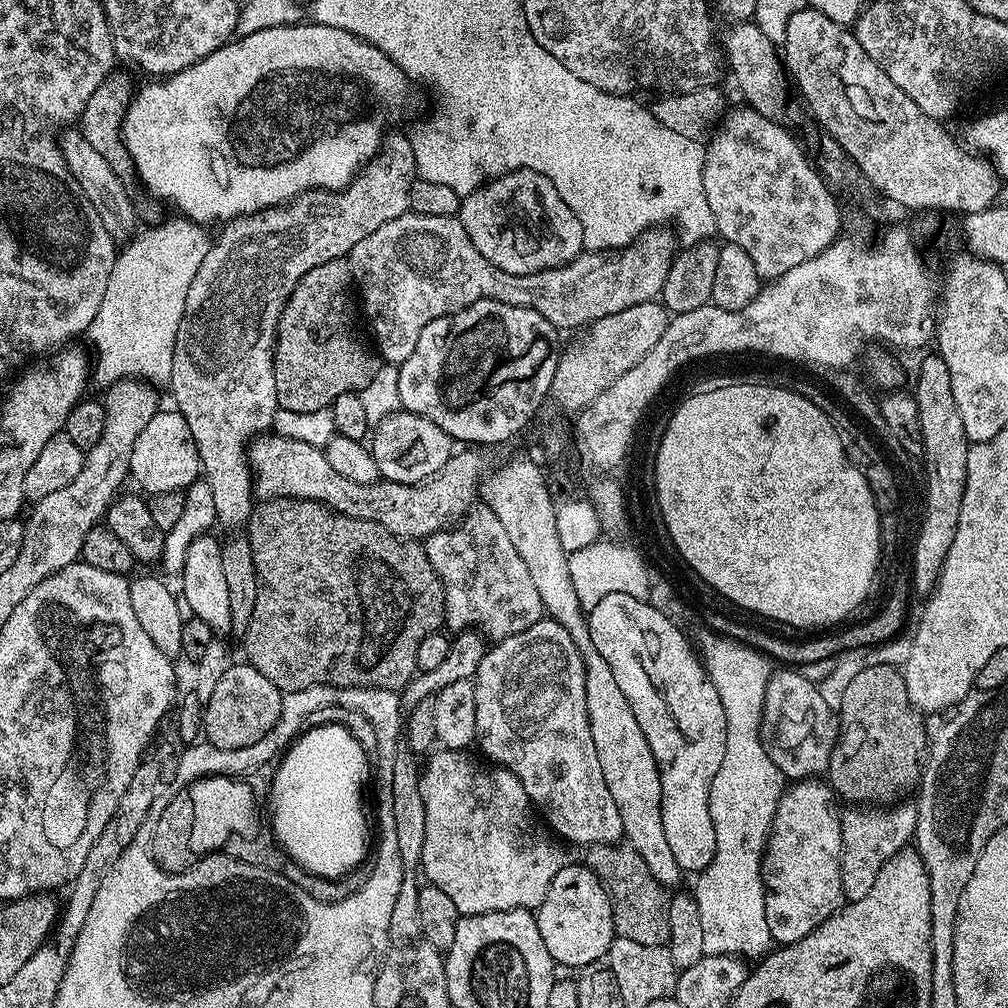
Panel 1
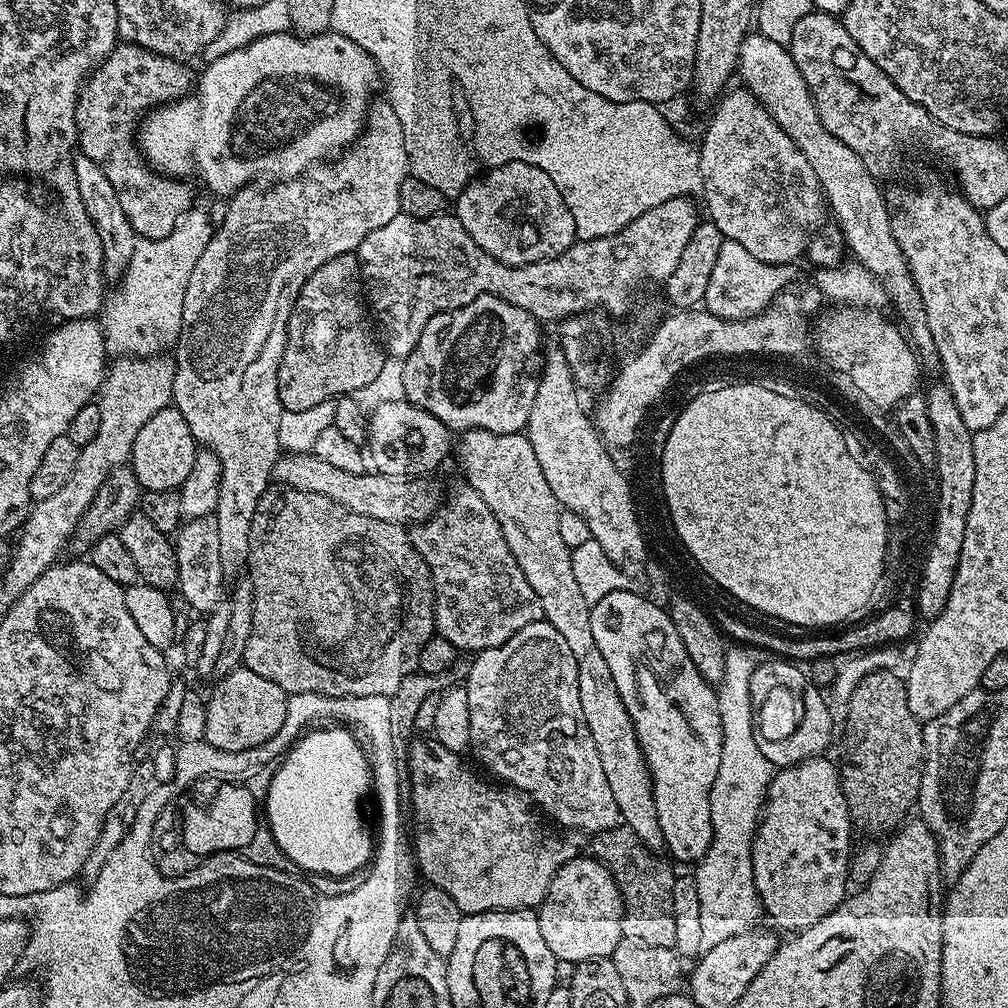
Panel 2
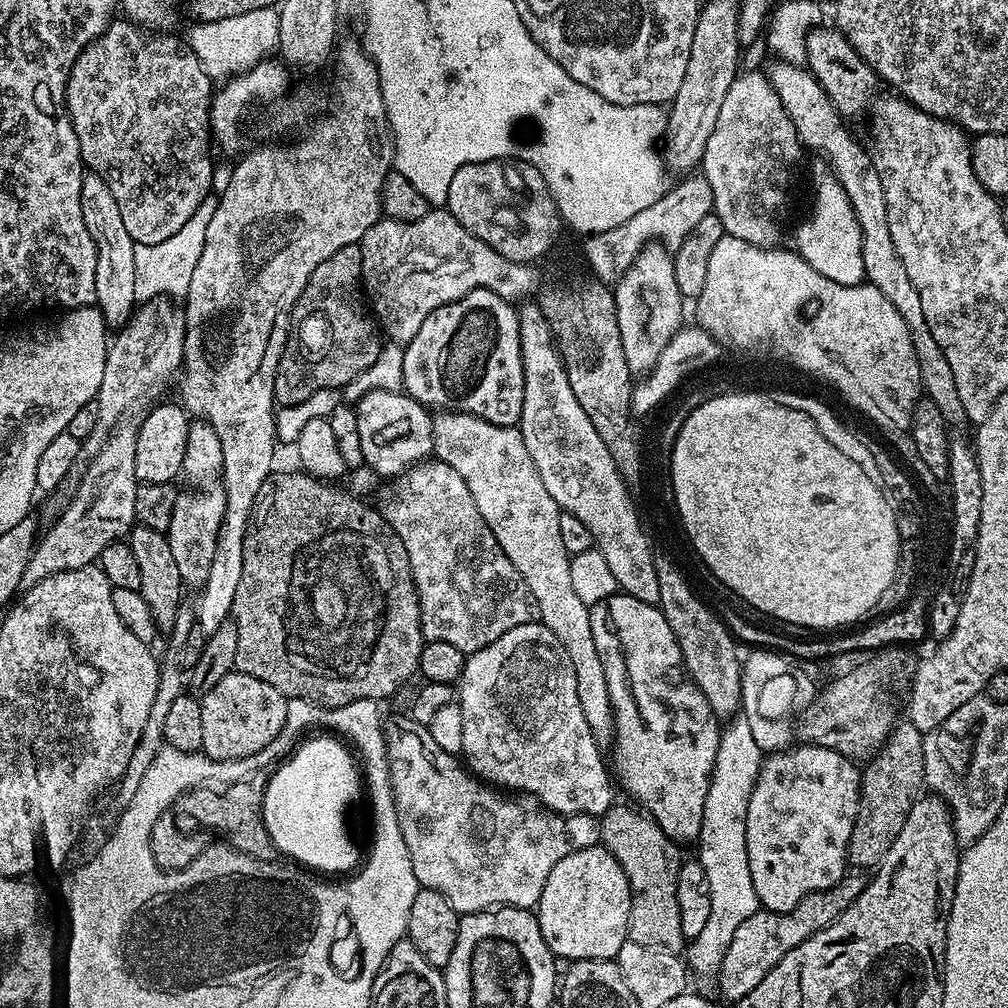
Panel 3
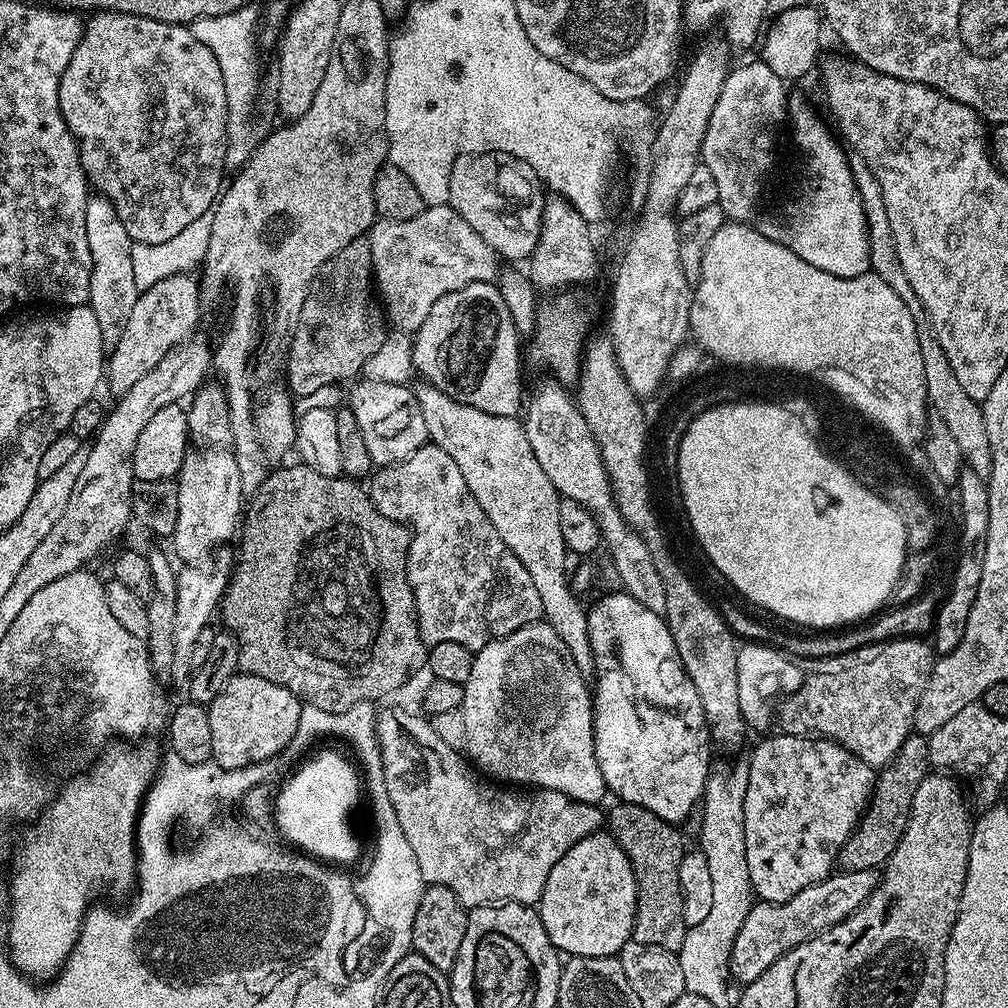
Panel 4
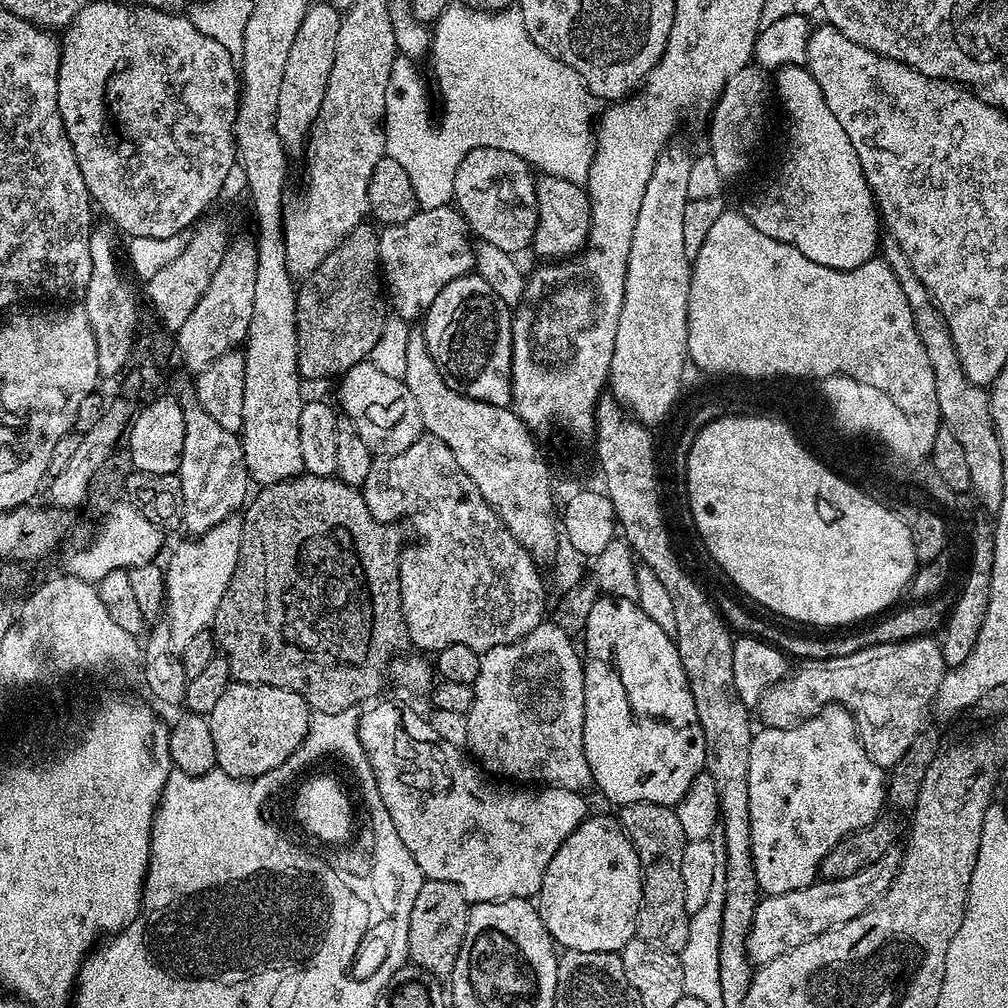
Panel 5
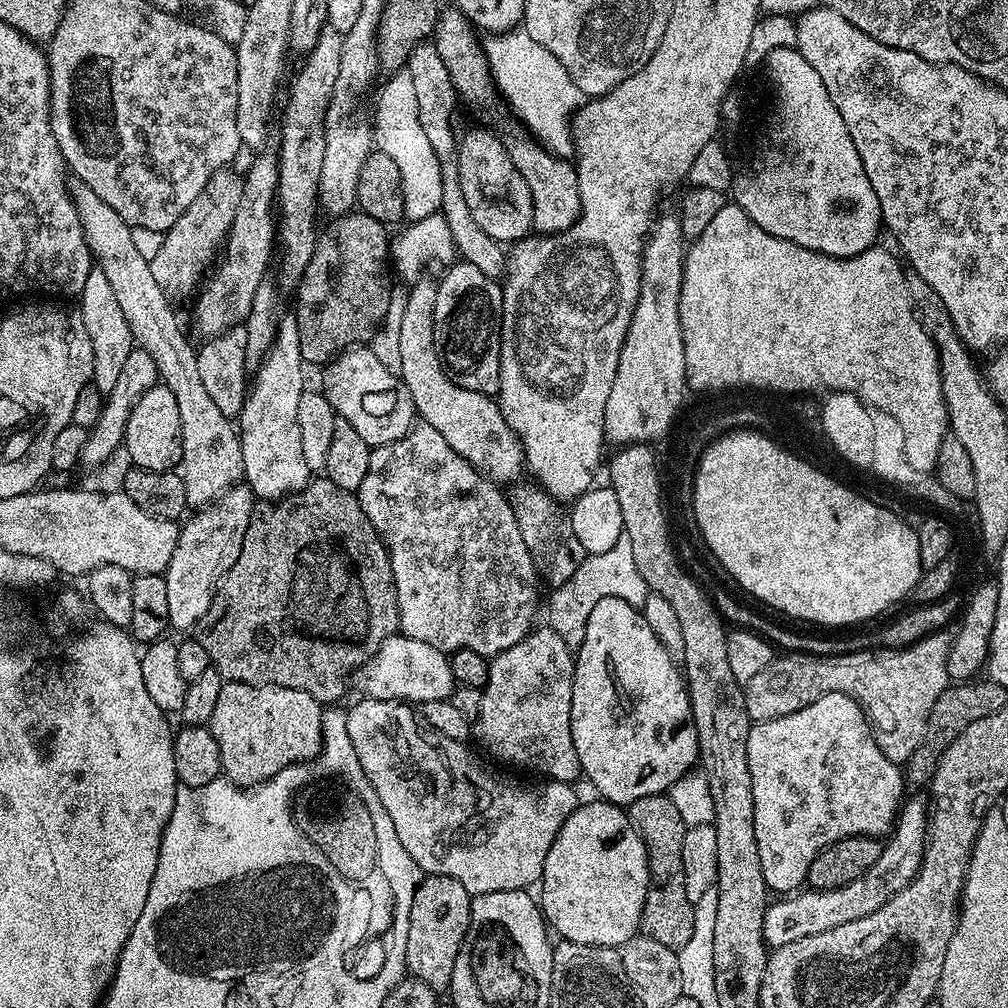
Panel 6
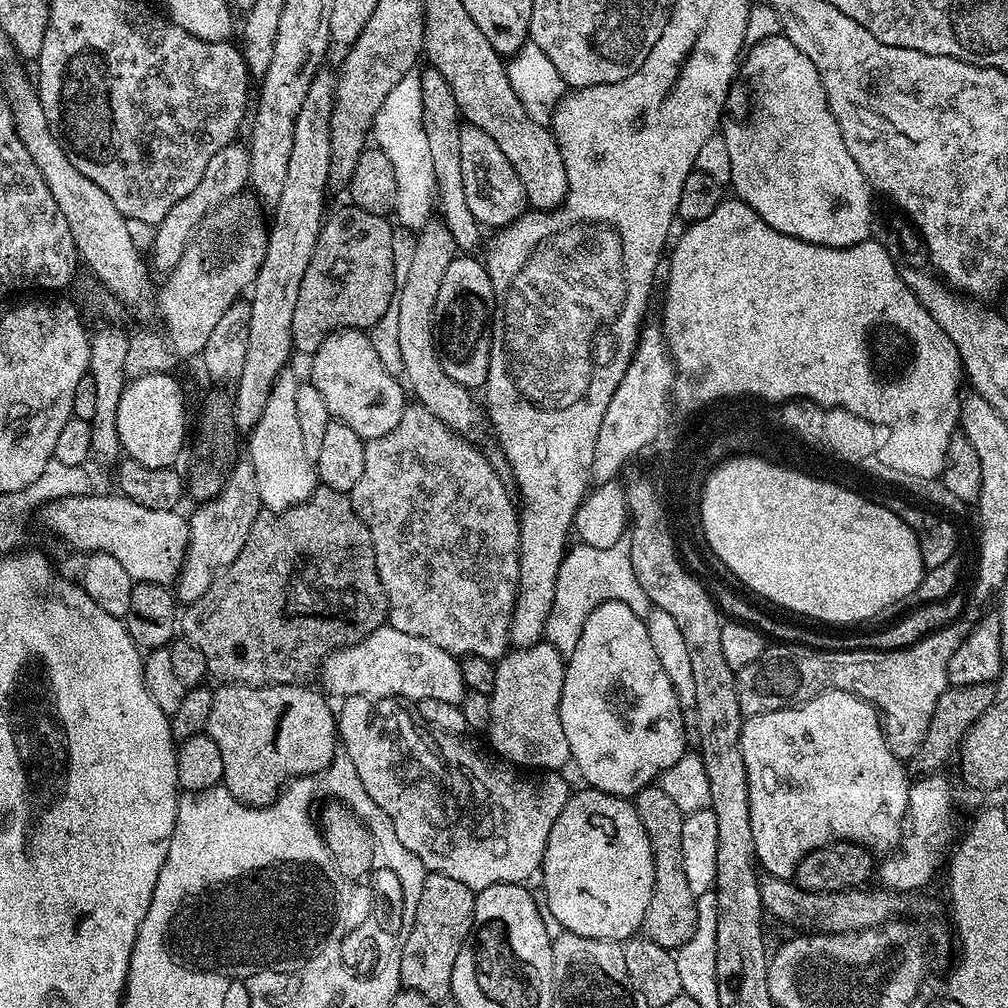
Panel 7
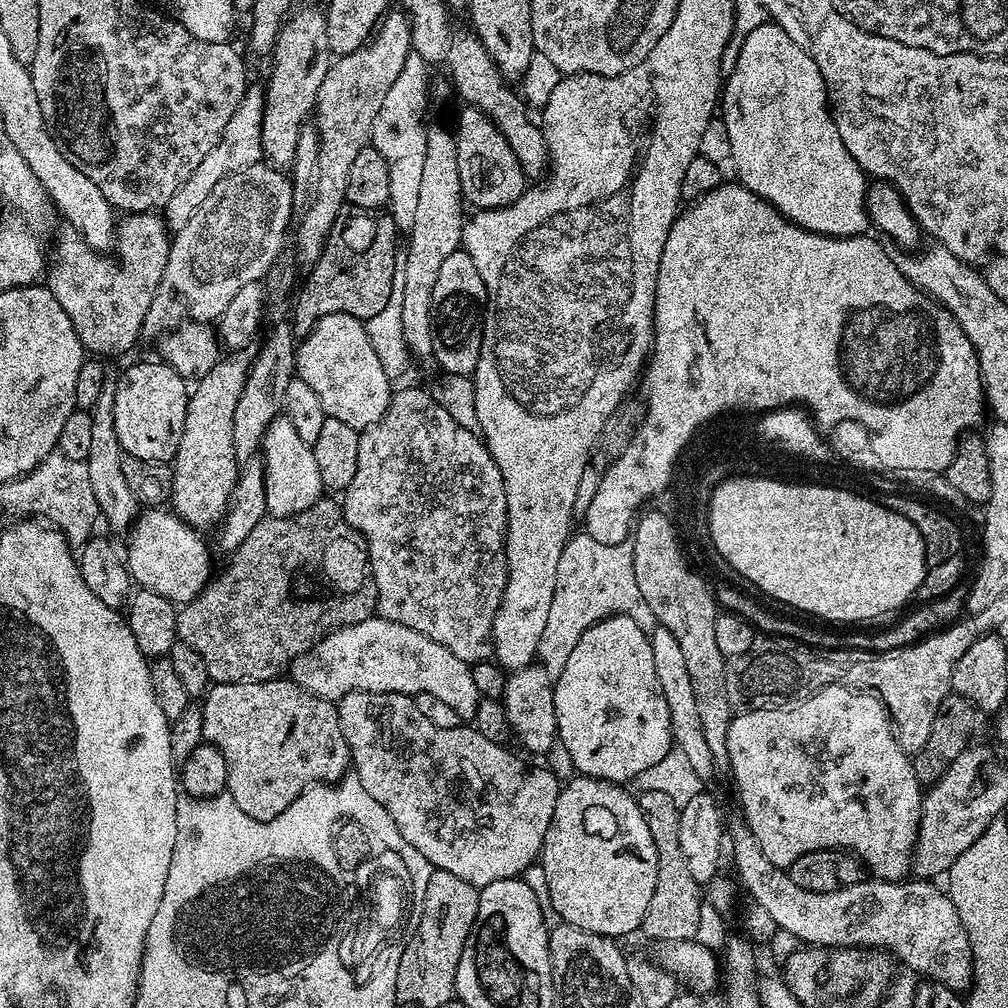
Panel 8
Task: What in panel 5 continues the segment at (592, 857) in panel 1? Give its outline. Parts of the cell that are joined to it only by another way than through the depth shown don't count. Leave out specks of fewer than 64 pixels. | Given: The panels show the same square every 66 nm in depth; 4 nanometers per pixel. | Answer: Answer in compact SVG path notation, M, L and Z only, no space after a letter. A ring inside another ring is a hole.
M634 802L619 809L618 819L638 854L642 874L642 902L636 919L636 936L665 948L667 952L678 954L686 946L686 938L692 936L692 918L686 910L686 893L682 887L682 850L686 839L675 807L654 802Z

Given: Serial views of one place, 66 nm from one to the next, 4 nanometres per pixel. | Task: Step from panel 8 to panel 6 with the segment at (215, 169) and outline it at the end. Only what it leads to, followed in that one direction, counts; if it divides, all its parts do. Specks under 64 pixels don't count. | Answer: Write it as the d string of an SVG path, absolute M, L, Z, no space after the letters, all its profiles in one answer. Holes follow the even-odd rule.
M226 167L213 174L210 182L206 182L206 190L190 202L186 214L182 214L172 229L164 233L162 250L151 257L150 274L154 274L154 282L158 282L160 289L173 301L178 302L183 296L191 297L197 291L202 277L213 263L212 255L221 251L232 229L234 214L238 214L238 202L242 202L244 193L244 176L232 171L231 167Z

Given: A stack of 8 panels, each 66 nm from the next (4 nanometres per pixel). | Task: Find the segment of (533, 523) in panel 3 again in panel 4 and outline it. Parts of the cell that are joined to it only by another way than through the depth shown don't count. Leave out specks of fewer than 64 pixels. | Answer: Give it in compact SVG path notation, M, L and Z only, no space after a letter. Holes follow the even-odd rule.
M427 382L421 385L421 388L415 389L415 393L422 406L422 416L426 418L431 443L446 450L446 454L450 454L450 458L458 462L458 470L462 470L462 478L466 478L466 486L470 486L486 518L490 518L494 530L498 530L502 542L518 558L518 562L526 566L526 574L530 574L530 579L534 581L534 587L542 598L543 619L558 634L558 638L566 642L566 650L570 650L581 674L585 678L595 677L596 663L590 644L588 608L580 605L581 597L570 587L570 553L564 541L564 527L558 523L562 497L550 482L550 478L546 478L546 470L538 466L538 458L534 458L534 450L530 450L523 423L516 416L486 414L486 410L478 410L474 406L458 402L450 398L450 394L442 394L442 390Z

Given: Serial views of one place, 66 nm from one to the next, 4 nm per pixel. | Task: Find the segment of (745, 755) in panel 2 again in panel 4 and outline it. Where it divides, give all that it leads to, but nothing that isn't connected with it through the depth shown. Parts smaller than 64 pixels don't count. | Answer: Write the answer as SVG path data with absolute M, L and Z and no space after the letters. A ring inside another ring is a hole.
M744 762L734 765L733 768L724 768L721 772L713 771L709 775L708 787L702 797L704 814L700 822L698 850L710 866L710 886L714 886L714 902L710 905L710 914L700 923L700 927L691 929L689 936L684 940L688 943L688 970L696 970L696 972L688 972L685 980L696 980L696 988L704 988L704 998L730 996L728 963L732 953L732 943L754 903L752 883L746 866L746 842L744 841L744 799L746 798L747 781L748 766Z

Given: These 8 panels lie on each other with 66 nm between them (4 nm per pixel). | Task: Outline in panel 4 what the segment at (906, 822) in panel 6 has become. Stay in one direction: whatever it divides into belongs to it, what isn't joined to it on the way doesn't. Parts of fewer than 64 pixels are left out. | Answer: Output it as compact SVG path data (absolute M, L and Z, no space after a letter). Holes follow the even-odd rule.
M837 871L814 886L806 886L806 890L794 894L794 898L781 904L771 904L765 900L753 903L732 943L728 963L731 979L735 983L737 980L737 985L740 986L754 982L763 972L770 970L775 960L820 932L842 923L847 916L859 910L868 901L868 896L876 889L877 883L875 871Z

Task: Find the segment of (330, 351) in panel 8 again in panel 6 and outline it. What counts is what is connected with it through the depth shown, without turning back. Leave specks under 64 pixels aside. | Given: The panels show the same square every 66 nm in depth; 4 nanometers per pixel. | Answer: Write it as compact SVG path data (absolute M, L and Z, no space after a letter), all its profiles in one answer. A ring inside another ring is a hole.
M353 346L340 353L335 360L327 365L324 380L328 385L322 388L324 397L330 402L330 406L334 406L337 417L346 422L350 422L350 426L354 426L354 430L358 430L358 434L370 446L378 444L389 444L390 442L398 442L398 438L405 436L412 429L414 421L417 419L416 407L410 398L410 390L406 390L403 380L399 375L386 370L382 363L378 362L378 357L368 346Z

